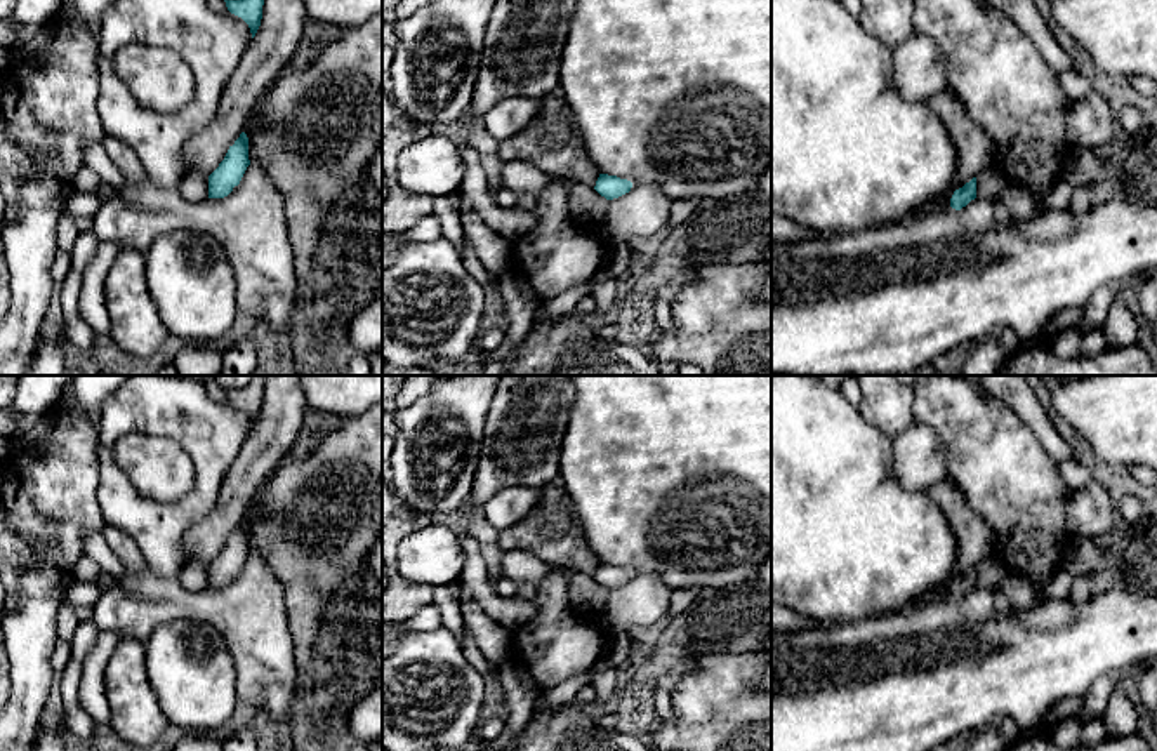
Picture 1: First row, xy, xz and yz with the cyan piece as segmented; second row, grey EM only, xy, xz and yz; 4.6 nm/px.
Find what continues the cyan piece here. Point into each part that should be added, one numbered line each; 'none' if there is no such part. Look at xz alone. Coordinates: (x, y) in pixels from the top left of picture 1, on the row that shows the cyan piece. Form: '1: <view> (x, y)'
none

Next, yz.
1: yz (886, 301)

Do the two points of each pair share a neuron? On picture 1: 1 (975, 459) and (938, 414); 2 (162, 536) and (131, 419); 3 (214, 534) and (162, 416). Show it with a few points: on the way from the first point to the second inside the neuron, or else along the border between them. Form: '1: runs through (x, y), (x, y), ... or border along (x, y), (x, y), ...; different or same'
1: runs through (973, 449), (949, 425); same
2: runs through (200, 498), (204, 494), (204, 452), (169, 419); same
3: border along (224, 478), (214, 506), (183, 536), (183, 550); different

